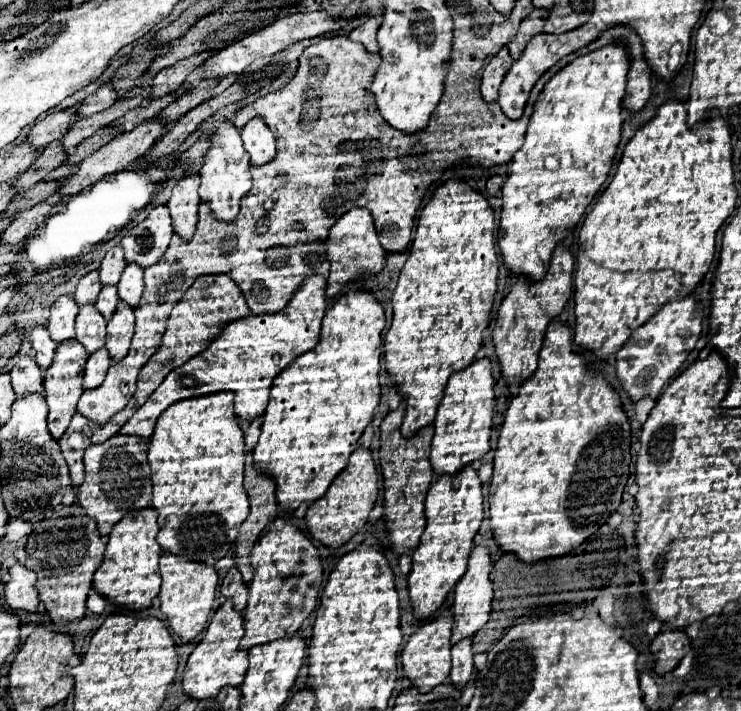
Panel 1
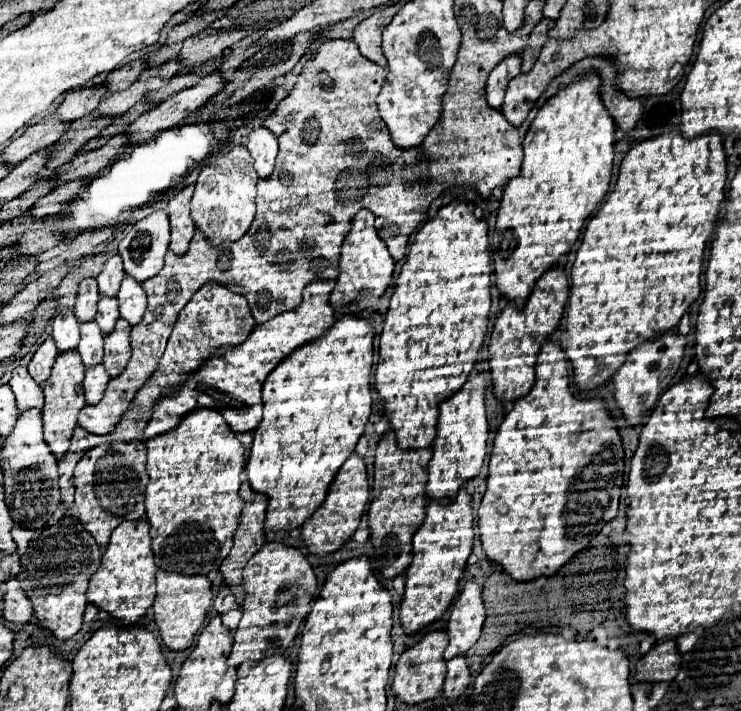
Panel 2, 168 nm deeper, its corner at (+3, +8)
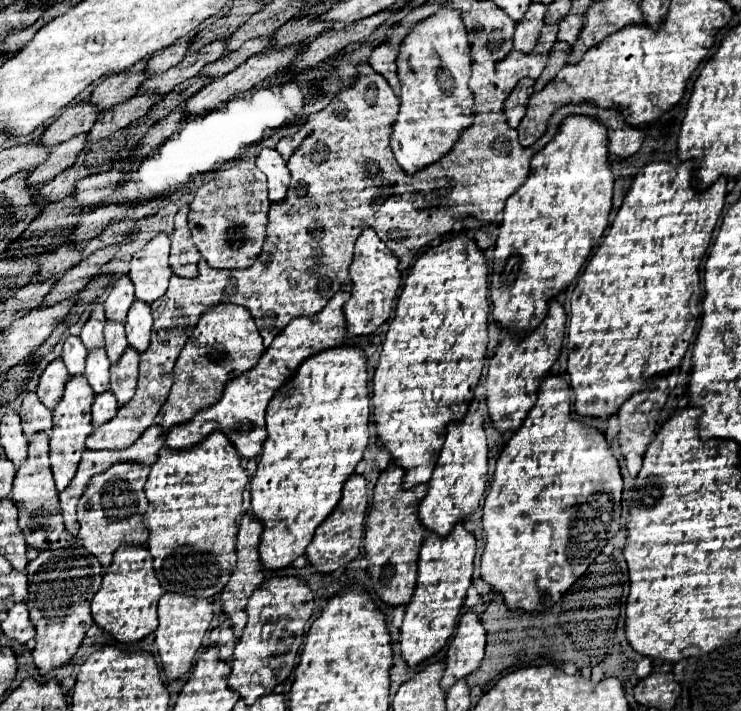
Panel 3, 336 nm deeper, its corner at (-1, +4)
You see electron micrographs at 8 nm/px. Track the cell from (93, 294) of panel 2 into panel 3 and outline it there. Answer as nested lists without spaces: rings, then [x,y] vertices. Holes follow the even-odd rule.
[[[95,304],[95,310],[91,314],[91,318],[87,320],[87,324],[81,330],[81,342],[85,344],[87,350],[93,348],[103,348],[105,340],[103,340],[103,326],[105,326],[105,312],[103,312],[103,304]]]

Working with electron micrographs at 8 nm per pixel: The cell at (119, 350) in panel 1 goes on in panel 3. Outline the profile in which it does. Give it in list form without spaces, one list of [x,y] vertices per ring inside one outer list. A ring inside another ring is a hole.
[[[127,348],[119,362],[111,364],[111,392],[115,394],[119,406],[125,406],[137,388],[137,368],[139,354],[133,348]]]

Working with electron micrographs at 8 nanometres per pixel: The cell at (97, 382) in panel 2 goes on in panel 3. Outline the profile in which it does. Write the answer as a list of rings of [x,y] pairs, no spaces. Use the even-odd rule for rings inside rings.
[[[103,392],[99,396],[95,396],[93,402],[93,424],[101,426],[105,422],[109,422],[115,414],[117,414],[117,400],[113,396],[113,392]]]

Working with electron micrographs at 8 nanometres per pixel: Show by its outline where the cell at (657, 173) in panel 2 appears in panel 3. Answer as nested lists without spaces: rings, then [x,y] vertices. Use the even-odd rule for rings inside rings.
[[[693,160],[679,164],[651,162],[635,176],[613,226],[607,230],[601,246],[587,262],[585,272],[579,276],[571,296],[567,374],[575,392],[575,412],[579,416],[607,420],[609,416],[617,414],[621,404],[637,390],[621,390],[619,394],[601,394],[601,390],[625,382],[653,380],[657,376],[671,374],[681,366],[699,318],[699,266],[711,244],[713,230],[725,204],[725,194],[725,178],[719,178],[715,186],[709,186],[707,190],[693,188]]]

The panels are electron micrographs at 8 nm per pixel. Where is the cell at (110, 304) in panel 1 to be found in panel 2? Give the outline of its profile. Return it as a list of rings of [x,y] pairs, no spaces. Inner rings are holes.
[[[101,296],[99,300],[99,308],[97,308],[97,324],[101,328],[103,334],[109,334],[117,322],[119,316],[119,308],[117,308],[117,298],[109,298],[109,296]]]

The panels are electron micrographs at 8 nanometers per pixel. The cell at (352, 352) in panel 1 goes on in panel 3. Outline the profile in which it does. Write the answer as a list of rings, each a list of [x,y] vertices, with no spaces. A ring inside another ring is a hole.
[[[339,346],[307,358],[297,374],[275,394],[267,408],[267,440],[257,462],[257,472],[251,478],[251,516],[263,522],[259,540],[259,558],[263,570],[283,570],[303,556],[313,540],[315,528],[333,512],[341,500],[345,480],[361,462],[369,440],[369,388],[367,360],[361,348]]]

